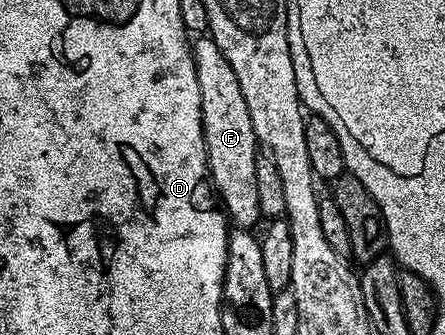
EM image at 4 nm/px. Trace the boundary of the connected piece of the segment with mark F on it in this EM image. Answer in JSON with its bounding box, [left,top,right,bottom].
[192,37,262,228]

